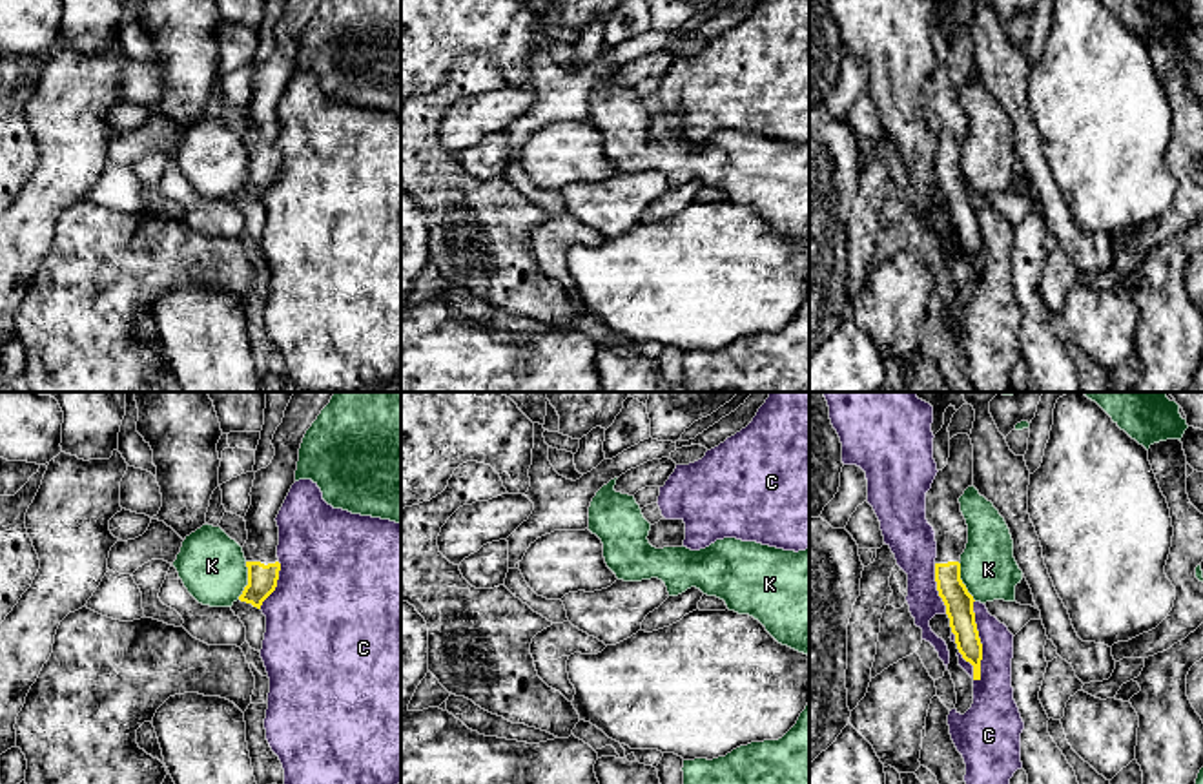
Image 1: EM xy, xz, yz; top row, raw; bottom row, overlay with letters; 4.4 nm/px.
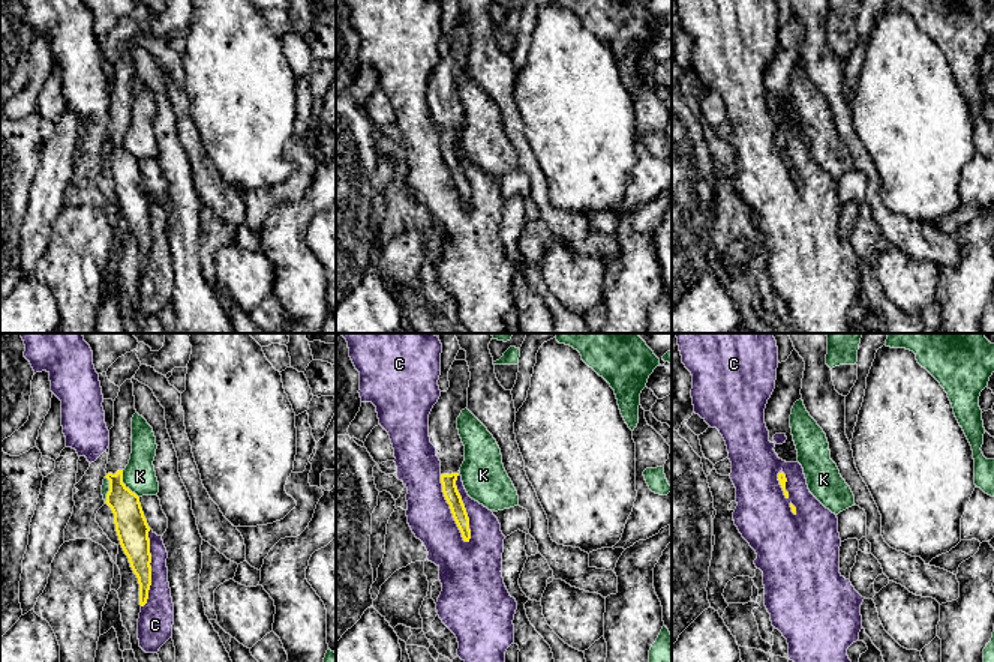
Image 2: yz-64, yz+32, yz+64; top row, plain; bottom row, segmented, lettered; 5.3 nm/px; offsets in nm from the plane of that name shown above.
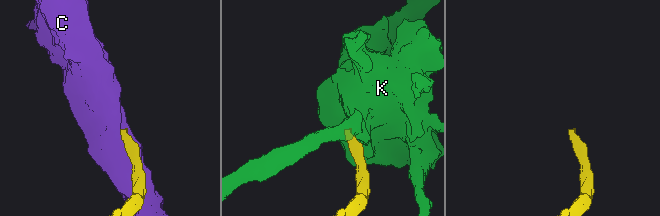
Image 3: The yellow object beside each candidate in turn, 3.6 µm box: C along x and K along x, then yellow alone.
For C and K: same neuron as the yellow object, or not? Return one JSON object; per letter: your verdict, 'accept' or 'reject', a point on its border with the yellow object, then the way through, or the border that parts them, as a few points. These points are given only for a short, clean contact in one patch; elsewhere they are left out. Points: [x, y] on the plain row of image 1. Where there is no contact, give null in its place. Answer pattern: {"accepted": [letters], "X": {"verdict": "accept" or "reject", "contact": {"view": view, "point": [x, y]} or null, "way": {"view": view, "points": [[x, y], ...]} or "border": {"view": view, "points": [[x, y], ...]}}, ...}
{"accepted": [], "C": {"verdict": "reject", "contact": {"view": "yz", "point": [979, 232]}}, "K": {"verdict": "reject", "contact": {"view": "yz", "point": [961, 174]}, "border": {"view": "yz", "points": [[957, 154], [961, 174], [976, 192]]}}}

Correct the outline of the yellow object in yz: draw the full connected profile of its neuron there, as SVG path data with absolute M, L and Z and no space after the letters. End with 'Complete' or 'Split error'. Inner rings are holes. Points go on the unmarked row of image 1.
M968 26L950 31L948 57L937 64L926 84L926 111L935 122L935 173L946 197L959 244L973 257L973 272L981 272L982 235L979 230L973 188L961 171L961 146L968 135L968 117L959 89L973 77L973 36Z. Split error

